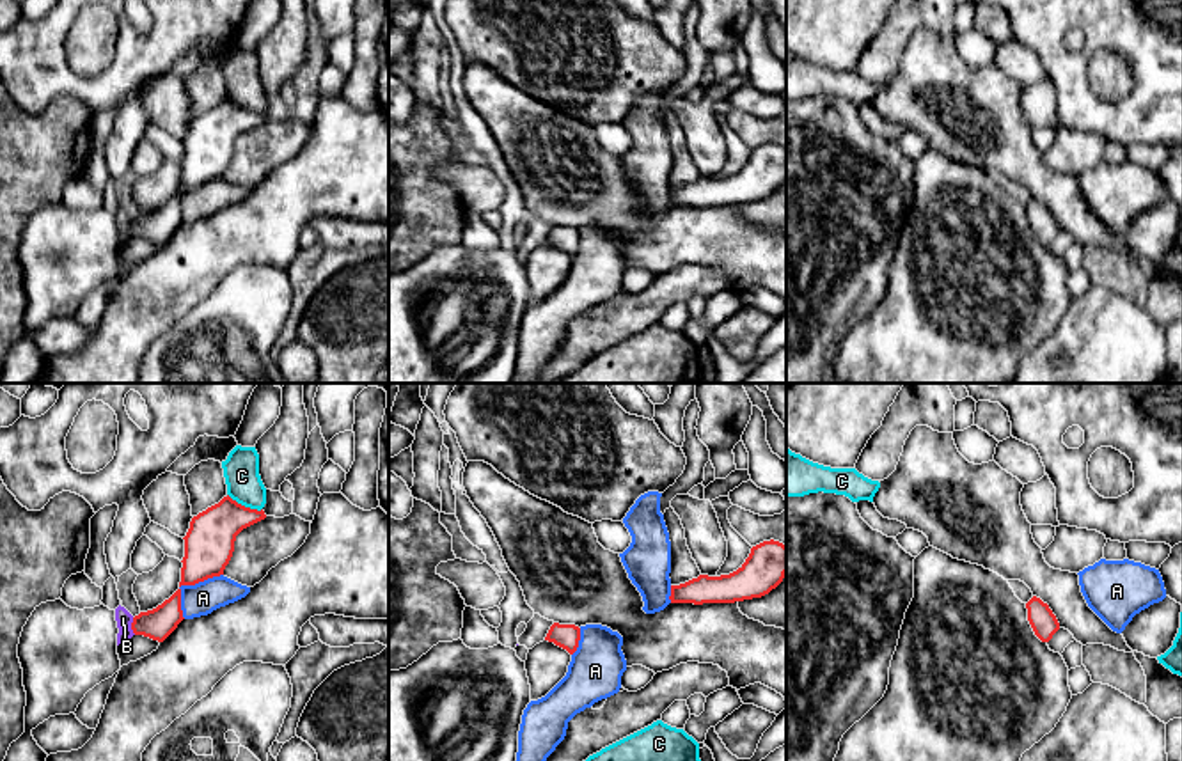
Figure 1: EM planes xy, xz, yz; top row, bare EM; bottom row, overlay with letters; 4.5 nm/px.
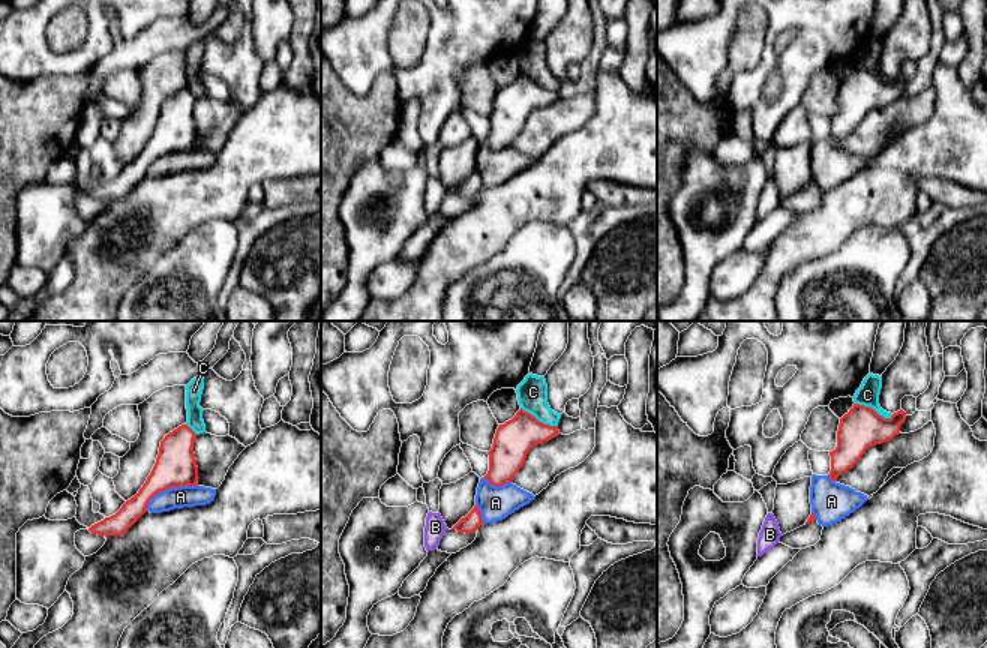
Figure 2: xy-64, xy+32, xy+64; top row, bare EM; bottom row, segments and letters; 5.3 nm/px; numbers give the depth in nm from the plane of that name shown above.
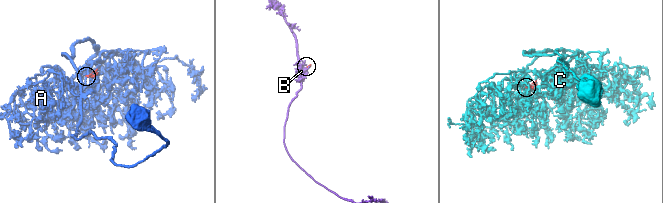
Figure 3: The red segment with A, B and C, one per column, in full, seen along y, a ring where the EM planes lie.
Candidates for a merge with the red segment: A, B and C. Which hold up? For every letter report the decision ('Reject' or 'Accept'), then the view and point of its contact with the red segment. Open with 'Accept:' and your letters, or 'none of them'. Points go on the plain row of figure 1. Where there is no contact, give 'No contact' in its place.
Accept: none of them
A: Reject. Touches red at xy (185, 187)
B: Reject. Touches red at xy (132, 229)
C: Reject. Touches red at xy (244, 109)

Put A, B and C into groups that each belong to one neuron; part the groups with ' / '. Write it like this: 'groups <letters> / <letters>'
groups A / B / C

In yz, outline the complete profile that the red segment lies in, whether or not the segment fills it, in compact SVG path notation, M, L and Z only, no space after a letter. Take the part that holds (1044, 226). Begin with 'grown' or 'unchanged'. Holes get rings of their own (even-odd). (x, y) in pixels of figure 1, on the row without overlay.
unchanged; M1033 199L1028 206L1028 224L1035 234L1035 238L1042 245L1049 245L1052 238L1060 232L1060 225L1047 206L1040 200Z

